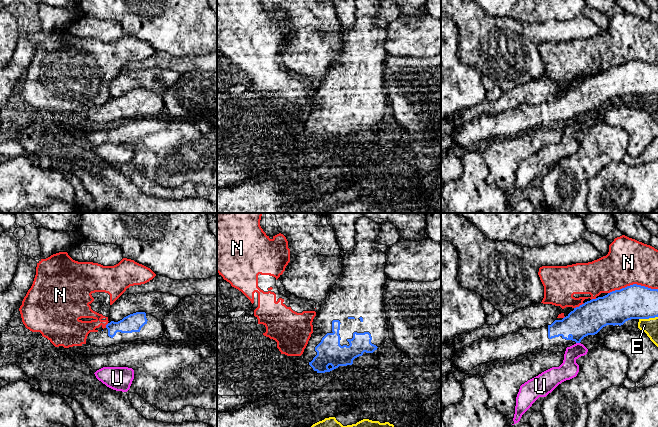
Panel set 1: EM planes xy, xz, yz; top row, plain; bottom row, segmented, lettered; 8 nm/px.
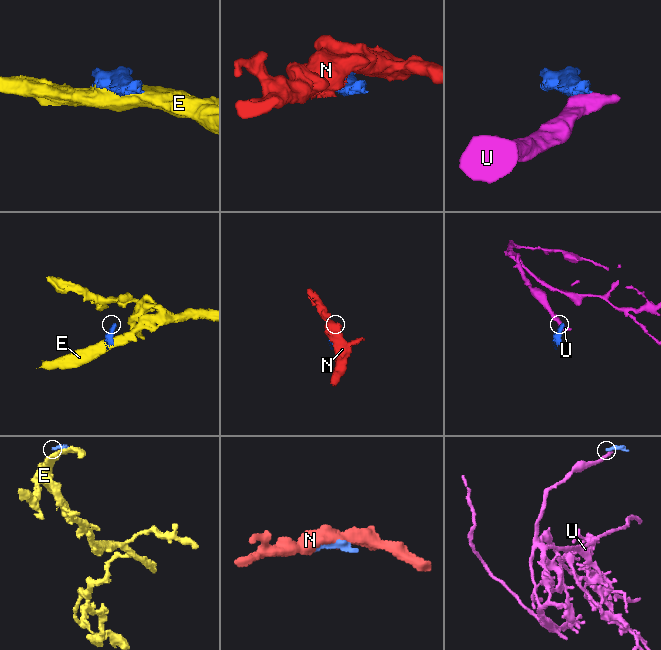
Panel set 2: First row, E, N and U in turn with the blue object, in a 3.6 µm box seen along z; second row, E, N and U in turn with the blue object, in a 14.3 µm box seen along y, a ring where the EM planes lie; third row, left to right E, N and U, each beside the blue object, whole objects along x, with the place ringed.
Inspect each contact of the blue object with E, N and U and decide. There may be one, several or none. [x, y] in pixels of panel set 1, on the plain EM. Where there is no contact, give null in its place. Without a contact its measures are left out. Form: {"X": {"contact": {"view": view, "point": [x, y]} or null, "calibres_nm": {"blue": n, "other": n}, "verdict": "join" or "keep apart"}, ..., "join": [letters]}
{"E": {"contact": {"view": "yz", "point": [648, 94]}, "calibres_nm": {"blue": 280, "other": 130}, "verdict": "keep apart"}, "N": {"contact": {"view": "yz", "point": [633, 60]}, "calibres_nm": {"blue": 280, "other": 360}, "verdict": "keep apart"}, "U": {"contact": {"view": "yz", "point": [578, 118]}, "calibres_nm": {"blue": 260, "other": 150}, "verdict": "keep apart"}, "join": []}

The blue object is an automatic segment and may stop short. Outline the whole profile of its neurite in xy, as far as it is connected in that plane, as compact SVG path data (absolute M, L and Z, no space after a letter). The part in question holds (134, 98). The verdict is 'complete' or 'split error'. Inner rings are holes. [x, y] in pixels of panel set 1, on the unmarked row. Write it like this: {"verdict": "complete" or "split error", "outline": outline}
{"verdict": "split error", "outline": "M136 88L118 98L111 97L102 107L90 108L86 120L95 123L110 123L131 117L149 117L165 110L160 96L145 88Z"}

